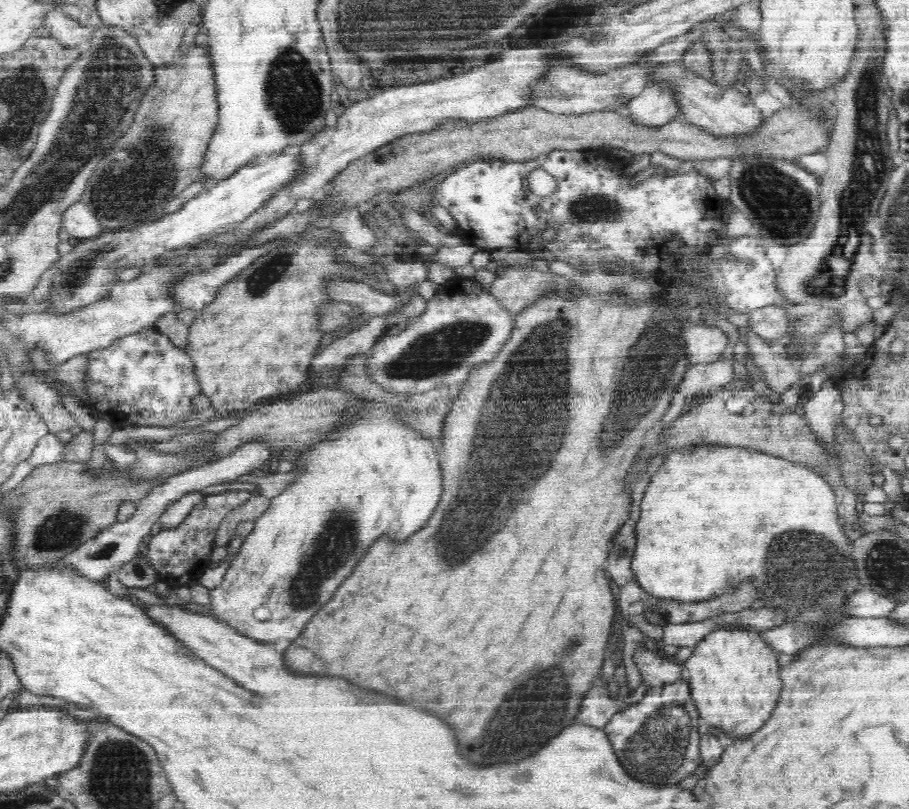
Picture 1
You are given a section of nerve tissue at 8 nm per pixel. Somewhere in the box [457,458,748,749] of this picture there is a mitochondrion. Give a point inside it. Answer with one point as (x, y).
(622, 544)

